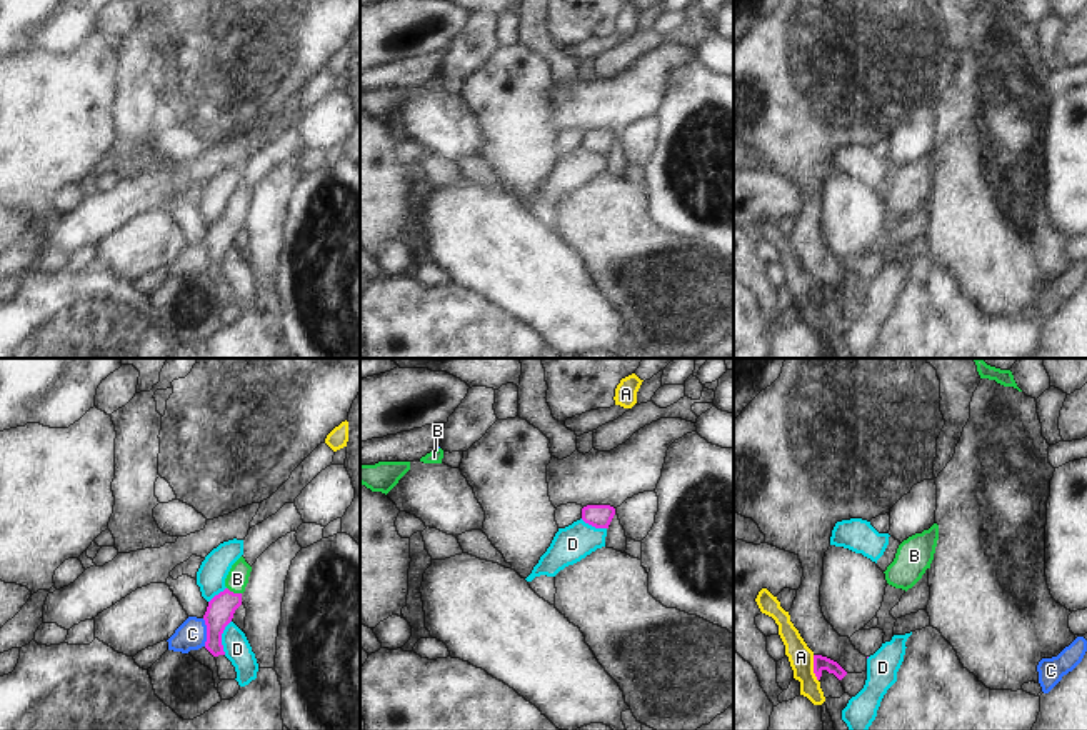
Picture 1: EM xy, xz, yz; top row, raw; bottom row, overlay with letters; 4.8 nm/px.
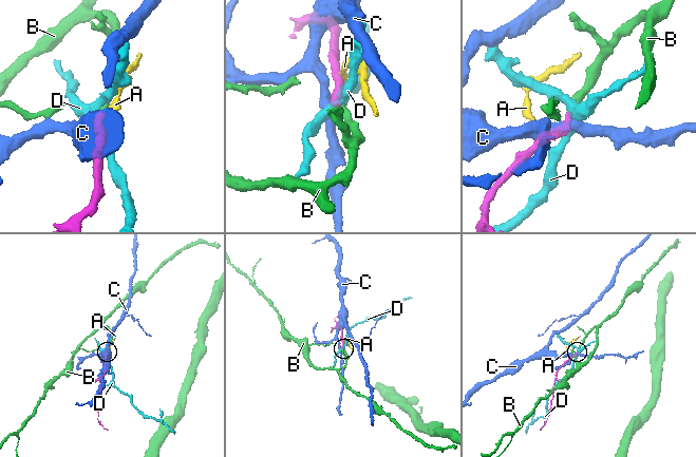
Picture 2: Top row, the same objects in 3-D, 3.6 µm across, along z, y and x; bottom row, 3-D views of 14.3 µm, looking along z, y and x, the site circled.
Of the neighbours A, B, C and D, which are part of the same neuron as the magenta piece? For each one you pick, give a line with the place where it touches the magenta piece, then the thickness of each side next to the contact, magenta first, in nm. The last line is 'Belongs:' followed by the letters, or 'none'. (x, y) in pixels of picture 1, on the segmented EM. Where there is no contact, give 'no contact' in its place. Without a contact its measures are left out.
B: xy (232, 592) | 130/110 nm
Belongs: B

